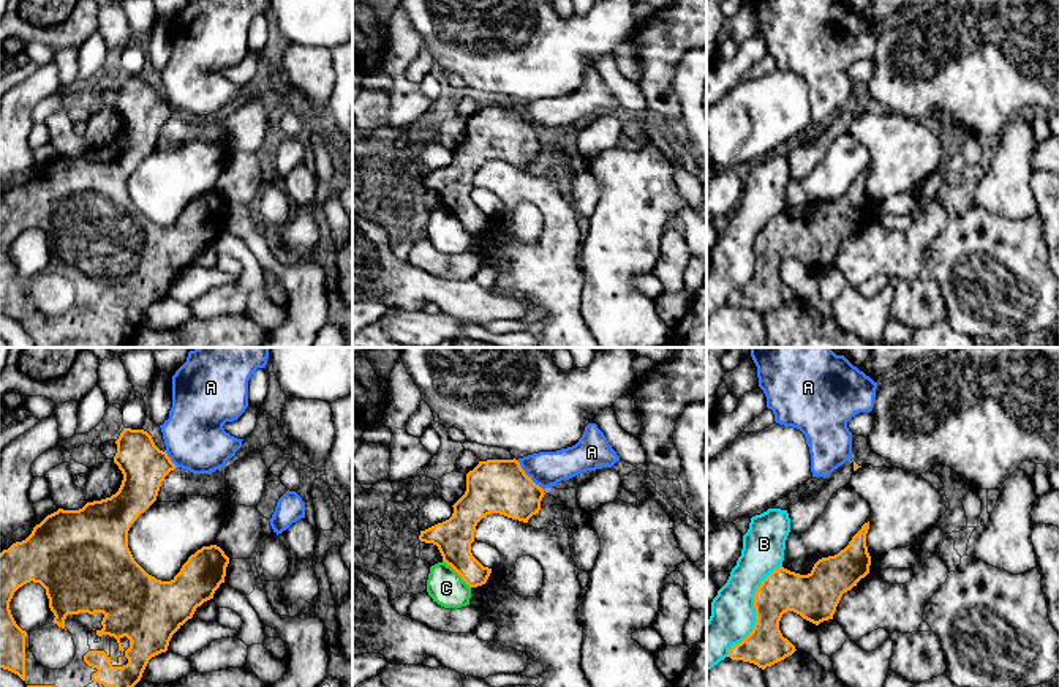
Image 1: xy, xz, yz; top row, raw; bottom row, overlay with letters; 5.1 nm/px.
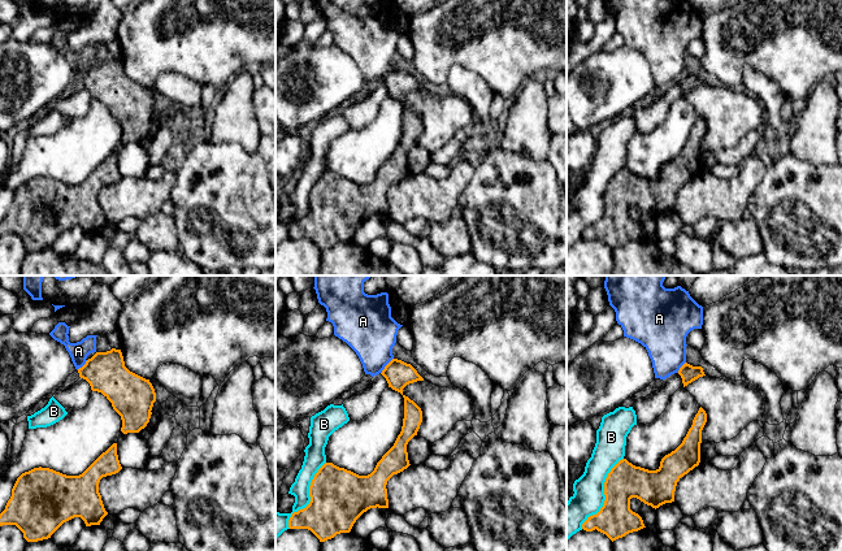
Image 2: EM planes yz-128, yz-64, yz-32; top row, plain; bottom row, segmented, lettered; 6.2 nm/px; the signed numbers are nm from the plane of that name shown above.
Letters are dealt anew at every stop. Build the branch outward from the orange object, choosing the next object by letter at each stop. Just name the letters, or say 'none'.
none

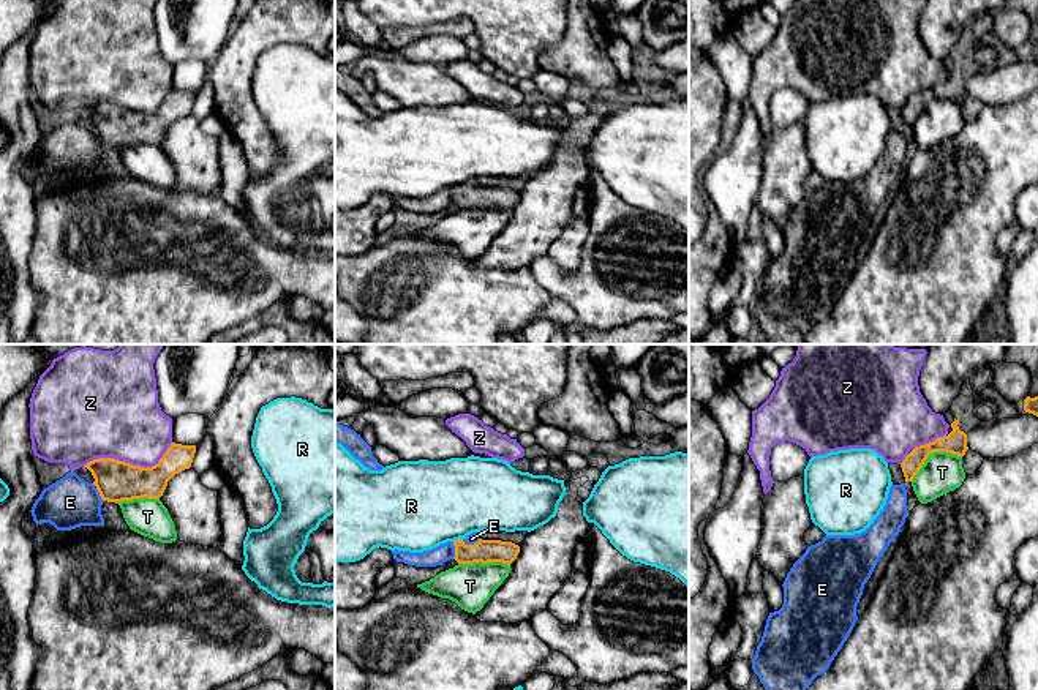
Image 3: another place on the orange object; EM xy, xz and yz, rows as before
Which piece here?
E

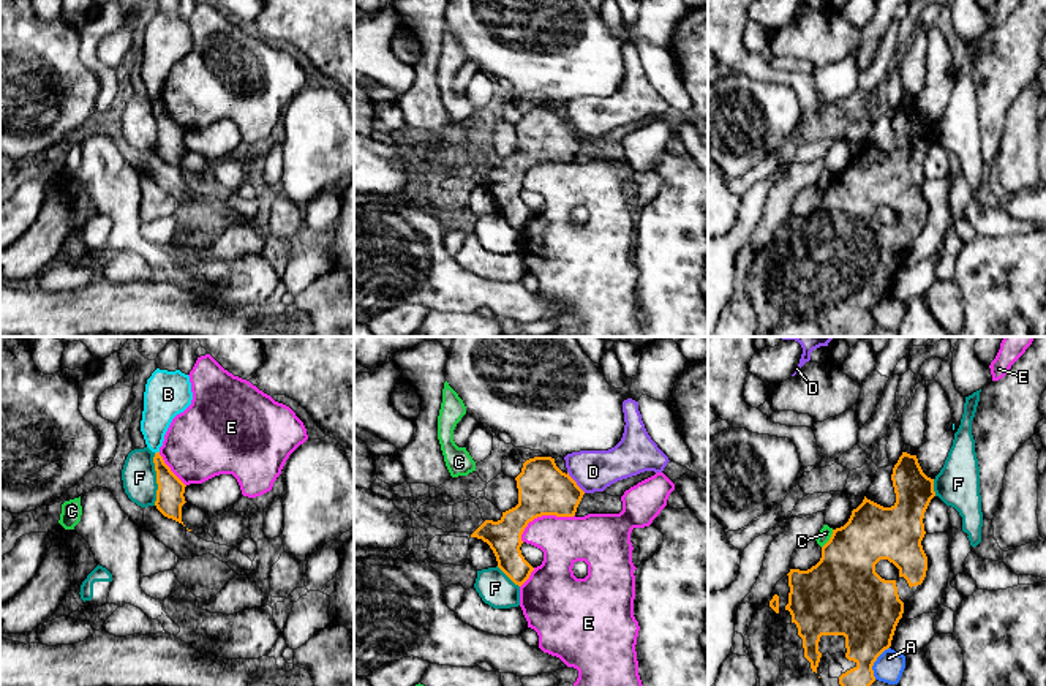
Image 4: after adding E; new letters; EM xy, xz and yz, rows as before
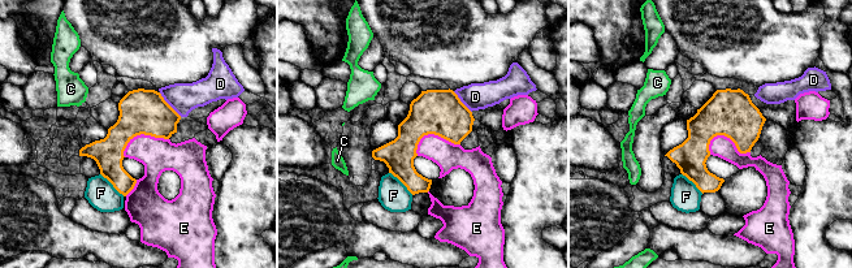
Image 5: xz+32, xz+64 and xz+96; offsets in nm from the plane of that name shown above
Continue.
none

